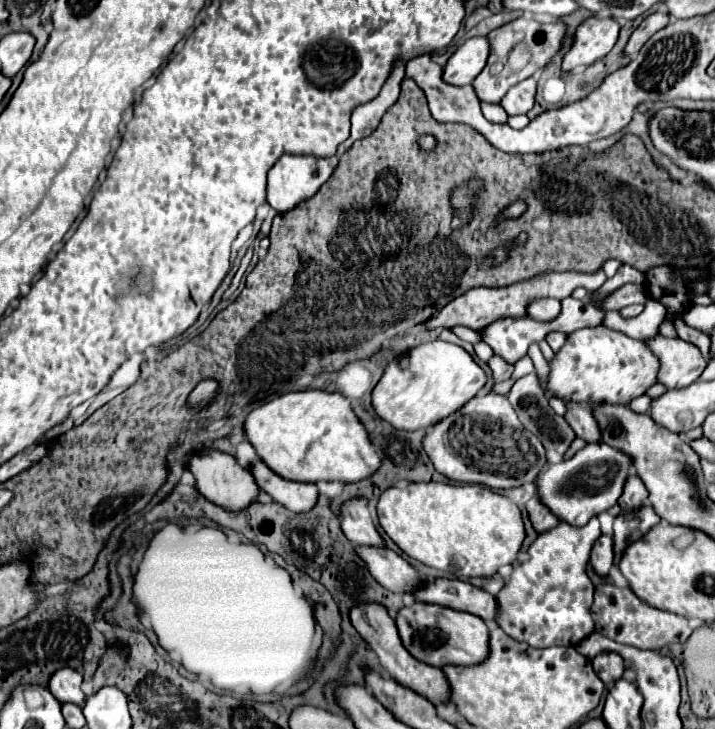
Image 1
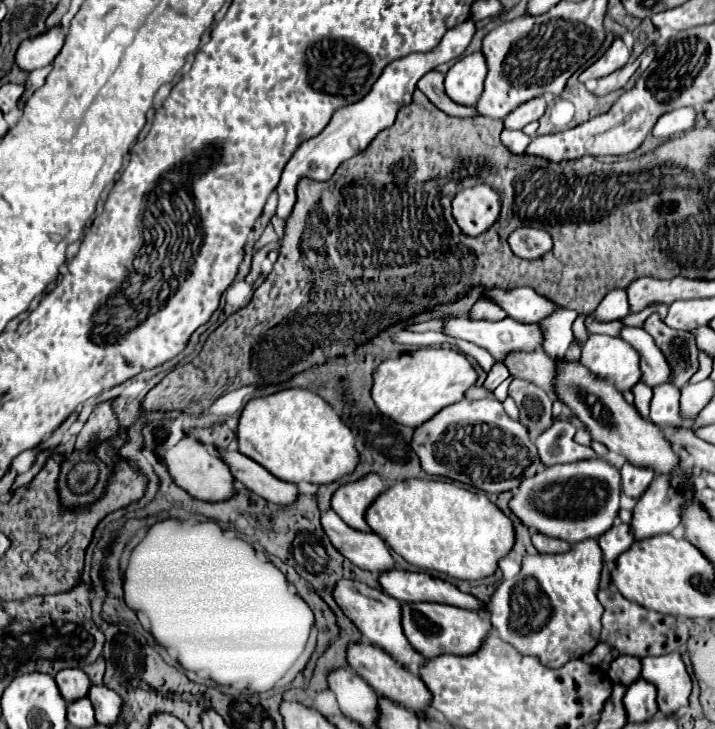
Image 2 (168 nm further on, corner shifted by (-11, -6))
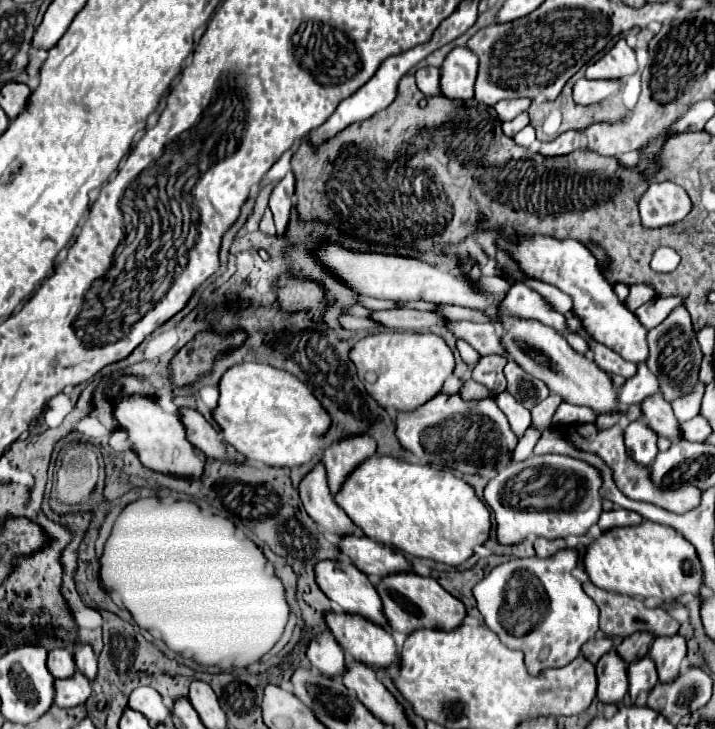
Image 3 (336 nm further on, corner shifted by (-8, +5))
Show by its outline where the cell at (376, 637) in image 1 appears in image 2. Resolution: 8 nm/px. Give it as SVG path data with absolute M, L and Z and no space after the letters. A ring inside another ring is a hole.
M340 579L340 583L336 583L336 587L332 591L332 597L338 603L338 607L344 611L344 615L348 615L348 619L358 627L358 631L362 633L362 639L382 647L400 665L404 665L412 671L416 671L416 667L420 667L424 663L424 657L418 651L414 651L414 647L408 643L408 639L402 631L400 603L396 599L388 597L380 589L372 589L360 581L352 581L352 579Z

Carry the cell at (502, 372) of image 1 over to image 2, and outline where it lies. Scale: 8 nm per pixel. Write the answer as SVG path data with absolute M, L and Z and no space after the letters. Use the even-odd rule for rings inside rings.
M494 363L494 367L488 371L488 377L486 377L486 381L484 381L484 387L488 389L488 391L494 391L502 381L506 381L510 377L510 373L508 373L508 369L506 367L502 367L500 363Z

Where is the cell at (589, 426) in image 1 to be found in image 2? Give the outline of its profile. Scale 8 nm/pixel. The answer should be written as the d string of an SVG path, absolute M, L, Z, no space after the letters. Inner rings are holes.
M542 349L532 353L516 351L504 359L504 365L508 367L510 375L516 379L526 379L530 383L536 383L546 393L554 395L554 375L556 375L556 361L548 357Z

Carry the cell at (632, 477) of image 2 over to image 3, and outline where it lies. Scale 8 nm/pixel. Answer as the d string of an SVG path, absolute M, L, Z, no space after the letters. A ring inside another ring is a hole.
M631 422L625 428L625 446L629 450L629 456L641 466L653 464L653 460L659 452L657 434L649 432L649 426L643 422Z

